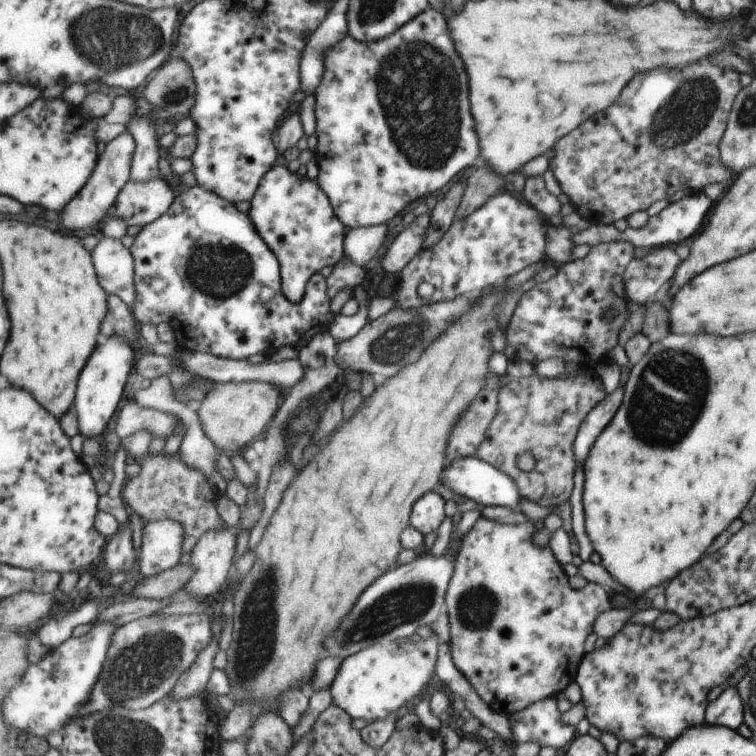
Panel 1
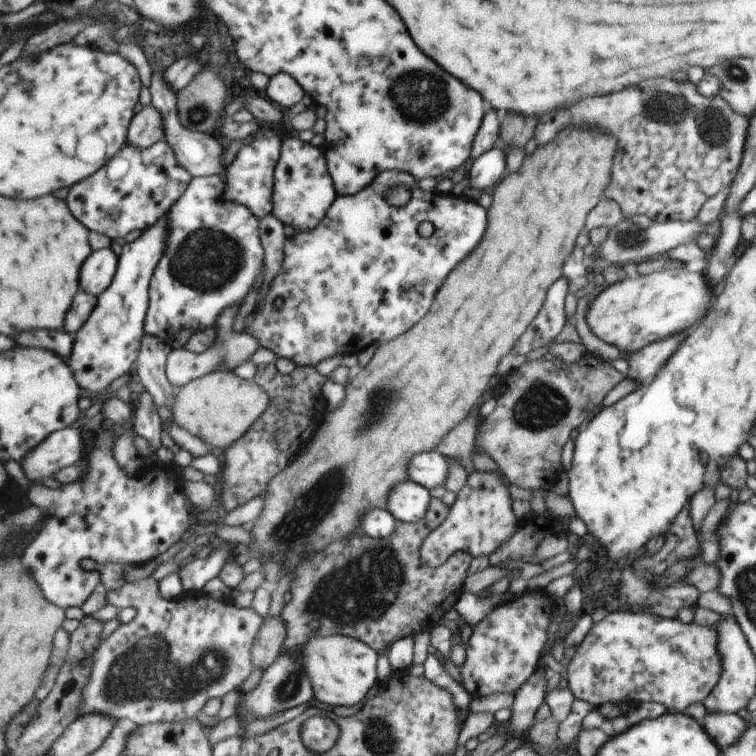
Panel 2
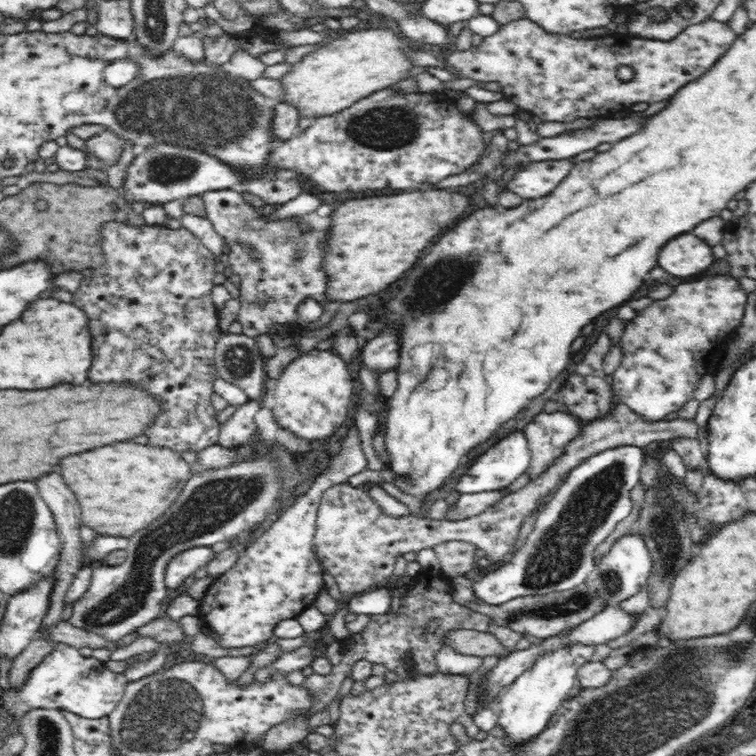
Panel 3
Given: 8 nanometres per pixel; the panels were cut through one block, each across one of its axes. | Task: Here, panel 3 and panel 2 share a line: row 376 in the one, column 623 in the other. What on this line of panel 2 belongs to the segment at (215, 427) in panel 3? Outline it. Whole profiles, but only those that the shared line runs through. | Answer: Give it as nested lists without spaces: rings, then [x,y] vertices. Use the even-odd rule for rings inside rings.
[[[653,78],[641,82],[641,86],[629,86],[603,98],[585,98],[577,102],[577,106],[557,110],[557,114],[545,114],[545,118],[539,118],[535,126],[535,142],[549,142],[567,122],[573,126],[601,128],[616,137],[611,181],[604,191],[605,199],[615,202],[625,219],[643,215],[652,222],[692,220],[707,198],[727,190],[736,178],[748,138],[748,119],[745,116],[738,115],[718,95],[713,98],[701,96],[696,85],[687,80],[677,82]]]

